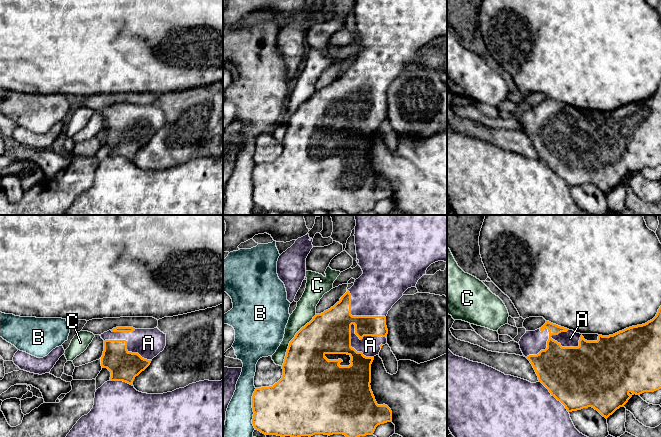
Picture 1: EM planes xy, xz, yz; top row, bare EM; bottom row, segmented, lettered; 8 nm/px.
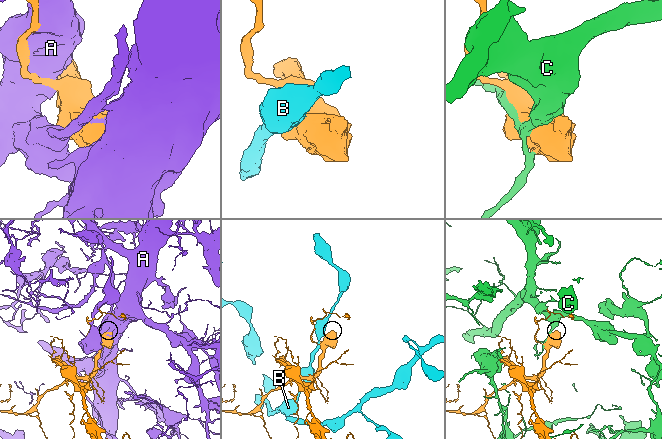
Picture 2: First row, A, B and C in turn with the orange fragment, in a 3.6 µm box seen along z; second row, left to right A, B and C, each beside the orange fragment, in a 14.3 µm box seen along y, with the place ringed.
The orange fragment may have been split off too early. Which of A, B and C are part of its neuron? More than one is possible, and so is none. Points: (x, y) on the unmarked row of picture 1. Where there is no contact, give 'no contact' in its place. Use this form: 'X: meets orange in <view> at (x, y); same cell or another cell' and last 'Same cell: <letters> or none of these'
A: meets orange in yz at (554, 116); same cell
B: meets orange in xz at (252, 183); another cell
C: meets orange in xz at (292, 115); another cell
Same cell: A

